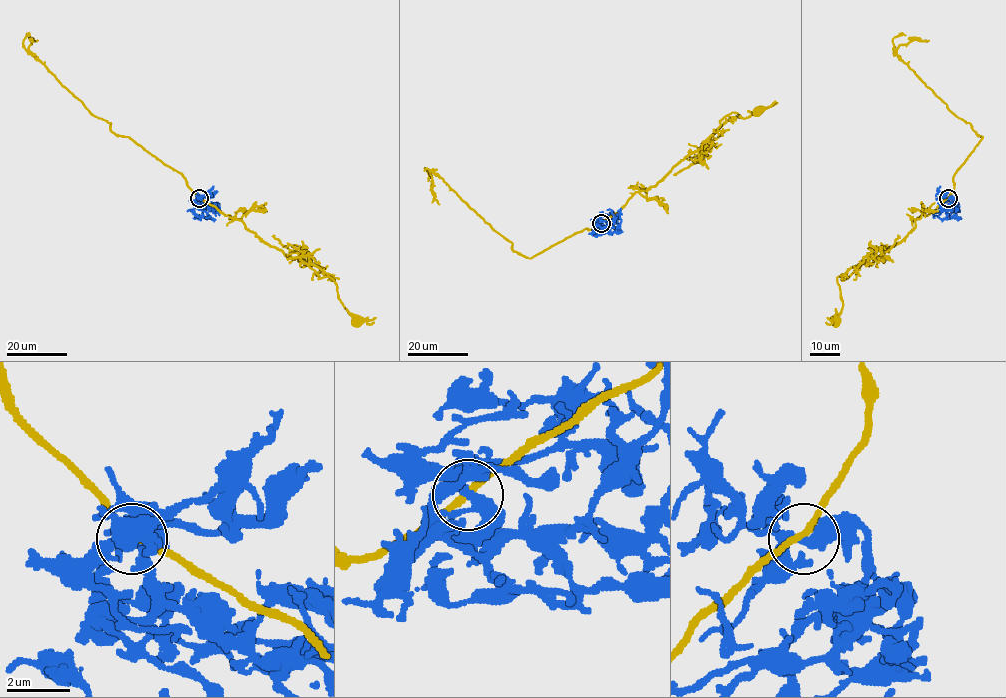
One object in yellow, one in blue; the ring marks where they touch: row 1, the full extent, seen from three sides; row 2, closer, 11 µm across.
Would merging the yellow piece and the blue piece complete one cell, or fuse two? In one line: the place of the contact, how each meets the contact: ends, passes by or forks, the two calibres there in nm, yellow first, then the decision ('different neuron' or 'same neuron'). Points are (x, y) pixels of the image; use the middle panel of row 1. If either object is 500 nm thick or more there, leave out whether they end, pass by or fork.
(601, 223) | yellow passes by | blue forks | 200/280 nm | different neuron

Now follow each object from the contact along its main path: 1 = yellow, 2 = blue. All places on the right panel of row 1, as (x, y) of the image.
1: (948, 198), (928, 215), (919, 216), (900, 242), (871, 257), (846, 279), (837, 278), (842, 306), (835, 321)
2: (948, 198), (954, 199), (954, 205), (946, 209), (947, 218), (958, 211)

